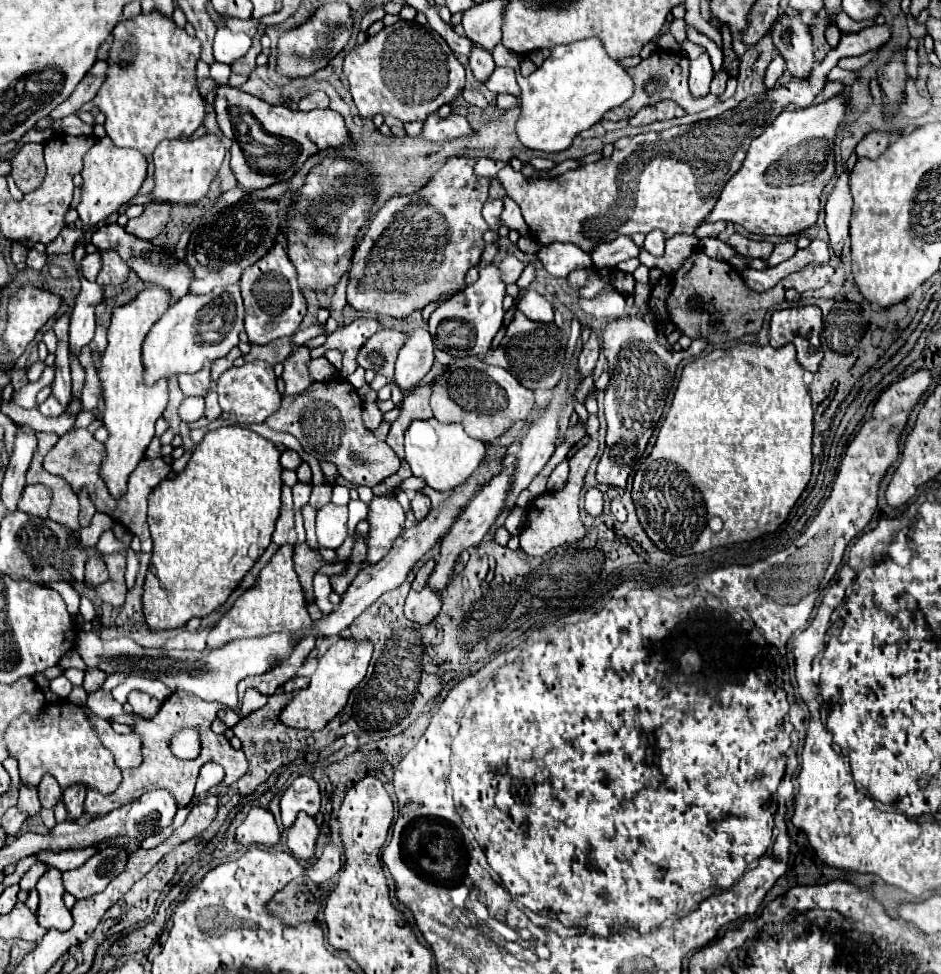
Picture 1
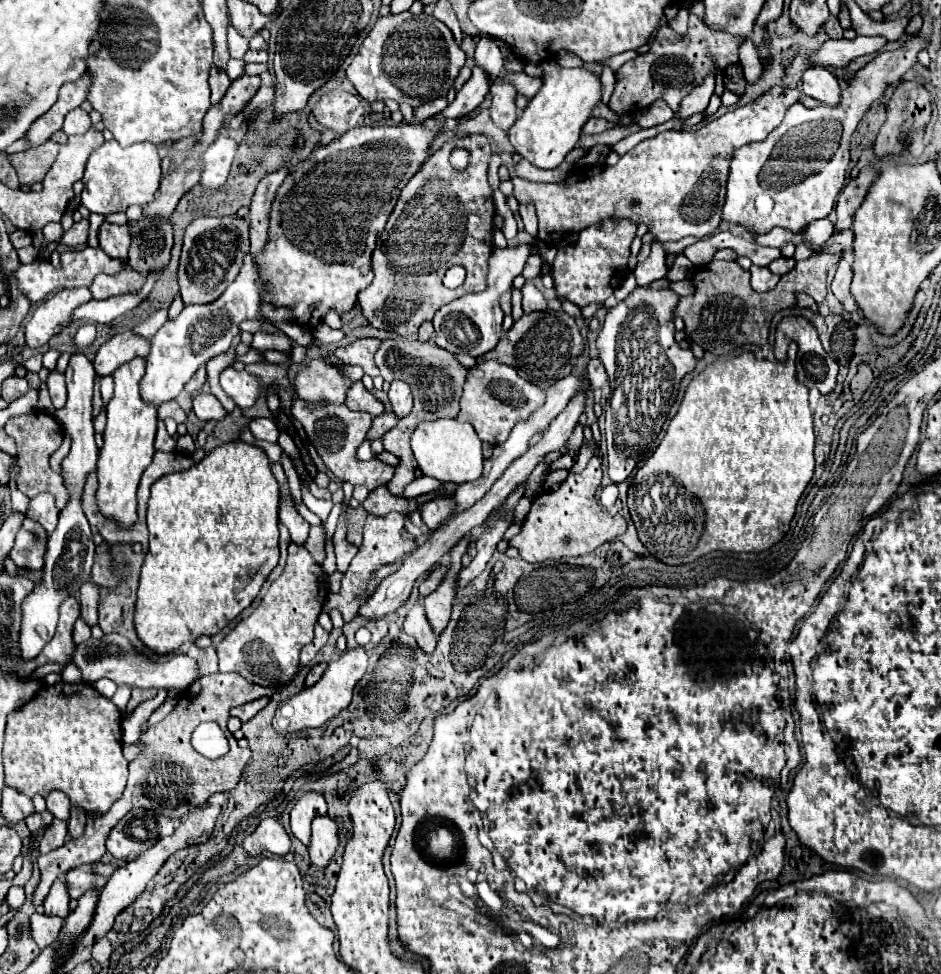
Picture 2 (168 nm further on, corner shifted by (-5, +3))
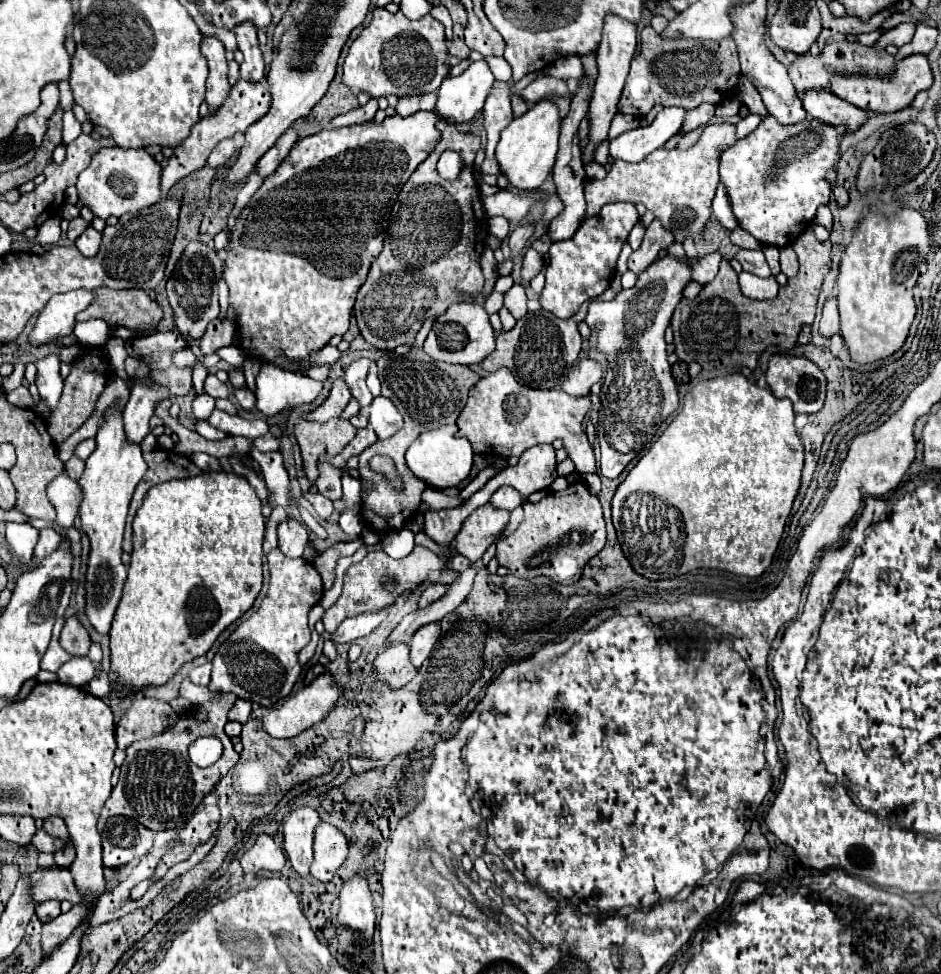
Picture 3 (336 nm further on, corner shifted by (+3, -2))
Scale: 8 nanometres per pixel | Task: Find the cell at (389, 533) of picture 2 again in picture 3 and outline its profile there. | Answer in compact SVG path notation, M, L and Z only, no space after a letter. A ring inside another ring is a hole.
M414 547L412 555L408 555L406 559L400 559L400 561L388 557L380 549L368 551L368 555L360 563L352 565L346 571L342 595L330 609L326 609L326 613L322 617L326 631L334 633L338 629L338 625L348 617L356 617L356 615L368 613L372 609L384 609L384 605L388 605L388 607L394 605L400 595L412 593L416 587L420 587L422 583L426 583L430 579L432 571L442 571L442 569L444 569L444 565L442 565L440 557L424 547Z

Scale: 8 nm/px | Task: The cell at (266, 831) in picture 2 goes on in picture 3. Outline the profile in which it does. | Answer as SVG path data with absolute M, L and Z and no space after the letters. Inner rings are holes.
M260 835L256 845L244 853L244 857L240 859L244 873L250 875L262 875L264 871L282 871L284 863L286 863L286 855L284 851L278 847L278 843L274 841L274 837L270 835Z

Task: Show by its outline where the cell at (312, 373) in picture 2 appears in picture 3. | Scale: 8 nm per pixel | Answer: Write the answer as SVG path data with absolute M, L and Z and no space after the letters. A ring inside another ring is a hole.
M338 379L338 381L334 381L334 387L332 387L328 399L316 411L312 411L310 415L306 415L306 419L308 421L324 423L324 421L328 421L332 417L338 417L346 409L346 405L348 405L350 399L352 399L352 395L350 395L346 383L342 379Z

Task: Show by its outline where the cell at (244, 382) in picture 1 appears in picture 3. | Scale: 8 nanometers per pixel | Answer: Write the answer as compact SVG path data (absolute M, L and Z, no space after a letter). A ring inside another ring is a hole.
M208 375L206 377L206 383L204 383L204 391L210 395L210 397L214 397L214 399L222 399L222 397L228 397L228 387L224 385L224 383L220 383L218 379L216 379L216 375Z

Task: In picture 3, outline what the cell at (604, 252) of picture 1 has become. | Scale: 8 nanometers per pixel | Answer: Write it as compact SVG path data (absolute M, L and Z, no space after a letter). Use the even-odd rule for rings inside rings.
M610 203L604 205L596 217L584 219L572 239L552 243L548 251L550 261L546 267L546 285L538 299L542 309L550 311L558 319L570 319L578 313L584 301L602 295L610 287L620 249L638 219L640 215L632 203Z

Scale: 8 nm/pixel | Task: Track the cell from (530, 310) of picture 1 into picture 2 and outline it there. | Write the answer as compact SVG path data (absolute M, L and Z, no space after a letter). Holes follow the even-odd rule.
M528 280L522 288L522 308L524 312L536 312L536 310L546 310L548 308L548 302L546 298L542 296L542 292Z

